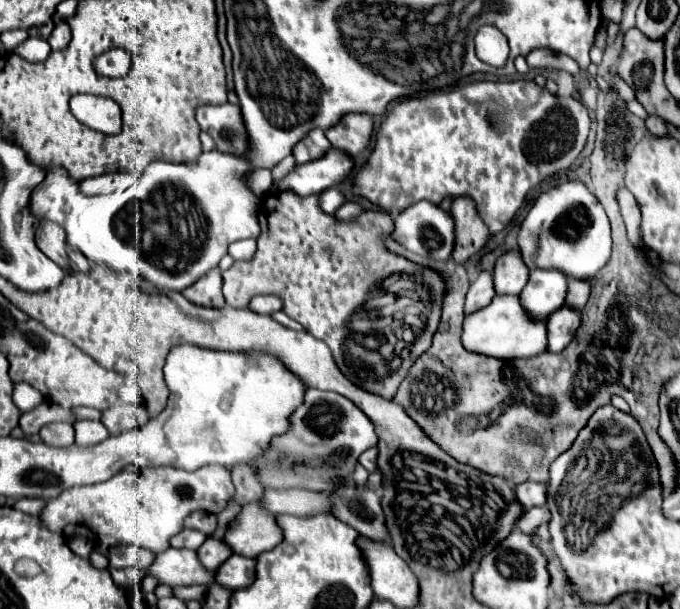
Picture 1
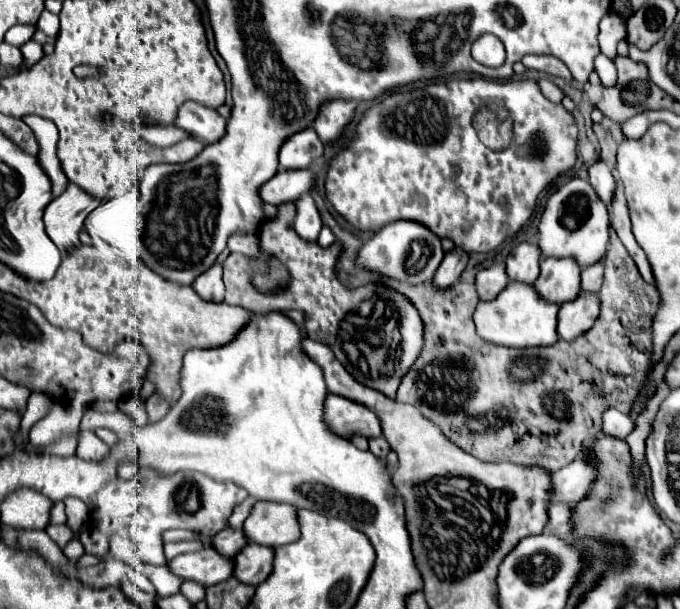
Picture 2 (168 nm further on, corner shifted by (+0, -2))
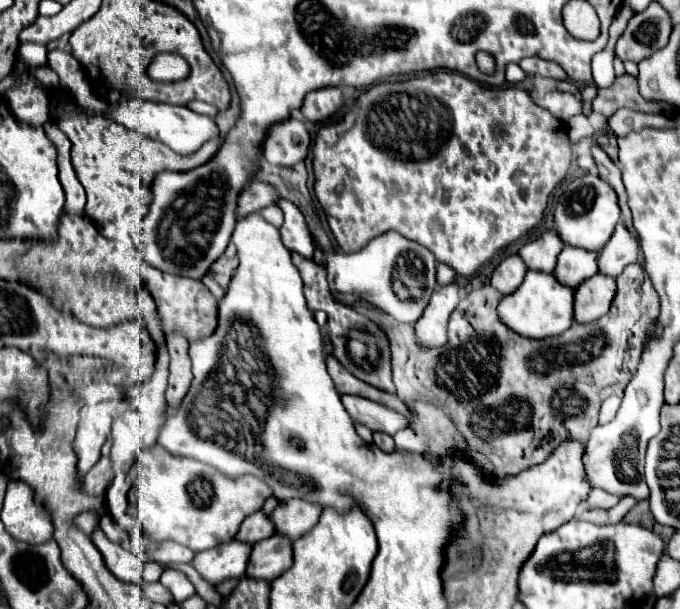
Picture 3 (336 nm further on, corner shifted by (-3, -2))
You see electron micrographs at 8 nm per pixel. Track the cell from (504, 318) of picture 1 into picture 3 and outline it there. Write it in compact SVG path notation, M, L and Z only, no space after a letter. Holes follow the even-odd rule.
M528 271L522 285L514 293L502 297L496 313L498 319L502 319L508 329L514 329L514 333L530 339L546 339L562 335L574 323L572 301L574 301L574 289L560 285L552 277L552 273Z

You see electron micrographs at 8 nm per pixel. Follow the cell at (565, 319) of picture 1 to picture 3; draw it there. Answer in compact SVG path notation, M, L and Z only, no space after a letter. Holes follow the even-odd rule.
M594 275L586 279L574 291L574 321L576 323L594 323L600 319L612 303L616 293L616 283L612 277Z

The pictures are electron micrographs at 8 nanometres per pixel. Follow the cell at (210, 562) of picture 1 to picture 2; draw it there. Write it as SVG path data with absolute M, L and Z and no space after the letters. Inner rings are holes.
M223 529L219 535L215 535L213 547L227 557L235 557L245 545L249 543L247 535L243 533L243 529Z

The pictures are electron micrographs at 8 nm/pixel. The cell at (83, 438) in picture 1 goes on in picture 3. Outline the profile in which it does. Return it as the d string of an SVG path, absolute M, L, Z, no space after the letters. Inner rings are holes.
M100 457L84 479L84 491L88 495L104 495L112 477L114 477L114 469L110 457Z

